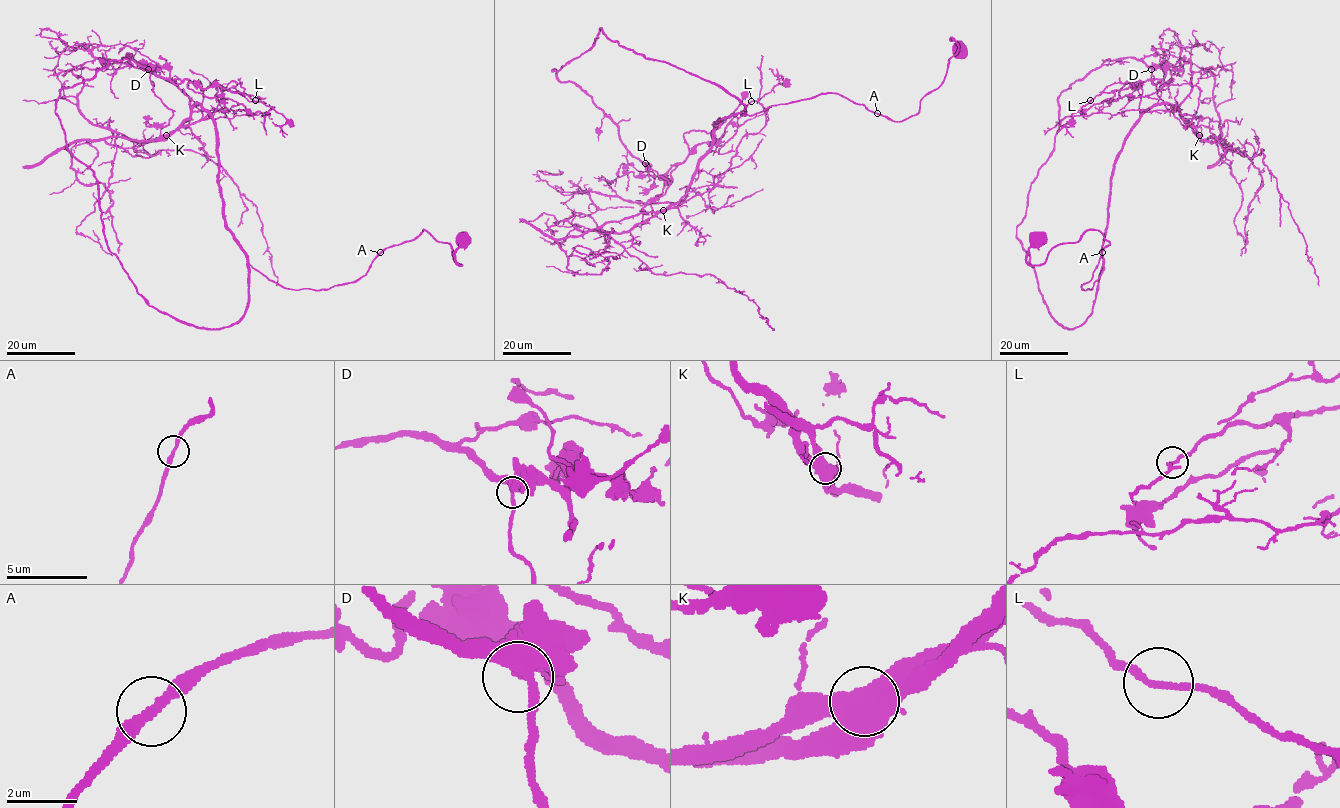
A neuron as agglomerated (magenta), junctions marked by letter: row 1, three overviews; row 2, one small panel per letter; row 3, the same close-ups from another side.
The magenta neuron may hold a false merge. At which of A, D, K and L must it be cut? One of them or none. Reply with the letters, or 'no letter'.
K

